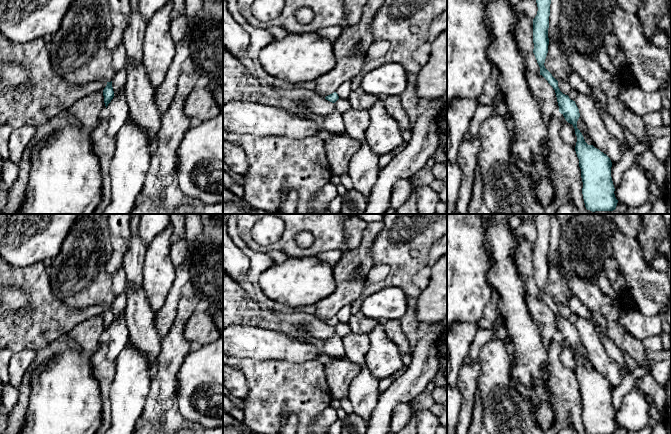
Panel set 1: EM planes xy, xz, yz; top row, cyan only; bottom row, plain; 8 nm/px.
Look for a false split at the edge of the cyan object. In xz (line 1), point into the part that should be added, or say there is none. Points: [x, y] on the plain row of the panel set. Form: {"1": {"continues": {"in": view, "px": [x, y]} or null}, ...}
{"1": {"continues": null}}

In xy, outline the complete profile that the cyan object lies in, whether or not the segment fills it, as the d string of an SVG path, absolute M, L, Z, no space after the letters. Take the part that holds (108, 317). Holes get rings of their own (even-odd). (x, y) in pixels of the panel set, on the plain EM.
M112 305L111 306L107 306L107 309L106 309L106 311L103 314L103 320L104 320L104 327L105 327L105 330L107 332L108 328L111 326L111 324L114 321Z

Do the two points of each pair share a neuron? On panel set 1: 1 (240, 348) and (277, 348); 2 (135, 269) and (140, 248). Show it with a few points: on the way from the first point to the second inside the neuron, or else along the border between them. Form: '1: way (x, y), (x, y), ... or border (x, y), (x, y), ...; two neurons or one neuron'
1: way (249, 348), (268, 348); one neuron
2: way (135, 264), (136, 253); one neuron

